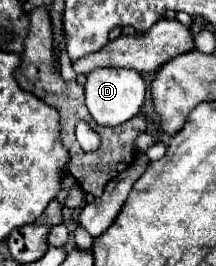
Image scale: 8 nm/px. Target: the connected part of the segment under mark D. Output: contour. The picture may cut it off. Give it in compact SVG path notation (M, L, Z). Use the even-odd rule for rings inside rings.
M94 69L86 81L86 105L98 125L120 125L138 115L146 99L144 77L134 69Z

